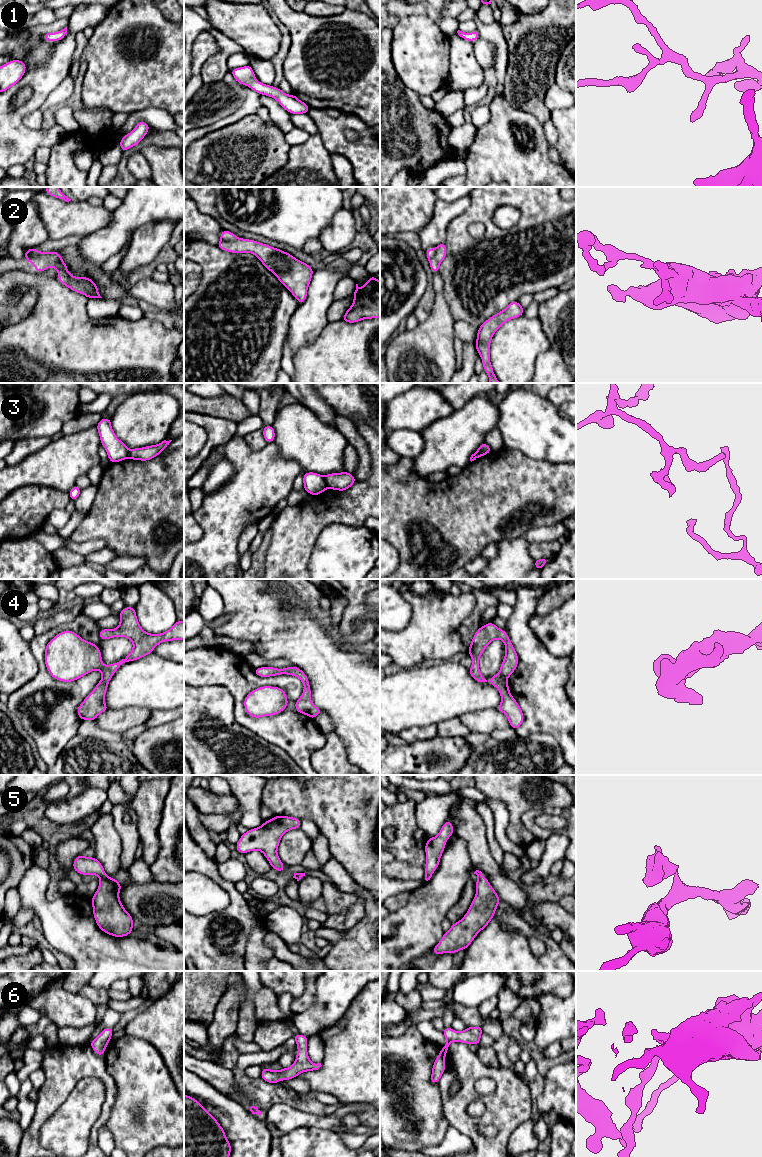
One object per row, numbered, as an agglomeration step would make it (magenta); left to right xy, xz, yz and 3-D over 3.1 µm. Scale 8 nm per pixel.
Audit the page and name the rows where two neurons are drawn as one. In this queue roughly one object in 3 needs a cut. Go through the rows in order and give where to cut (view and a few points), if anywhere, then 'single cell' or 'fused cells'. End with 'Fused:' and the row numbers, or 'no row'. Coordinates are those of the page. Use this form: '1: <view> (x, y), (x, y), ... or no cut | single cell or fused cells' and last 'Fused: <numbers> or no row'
1: no cut | single cell
2: xz (221, 238), (224, 240), (236, 239) | fused cells
3: xz (323, 476), (327, 487) | fused cells
4: no cut | single cell
5: no cut | single cell
6: no cut | single cell
Fused: 2, 3

